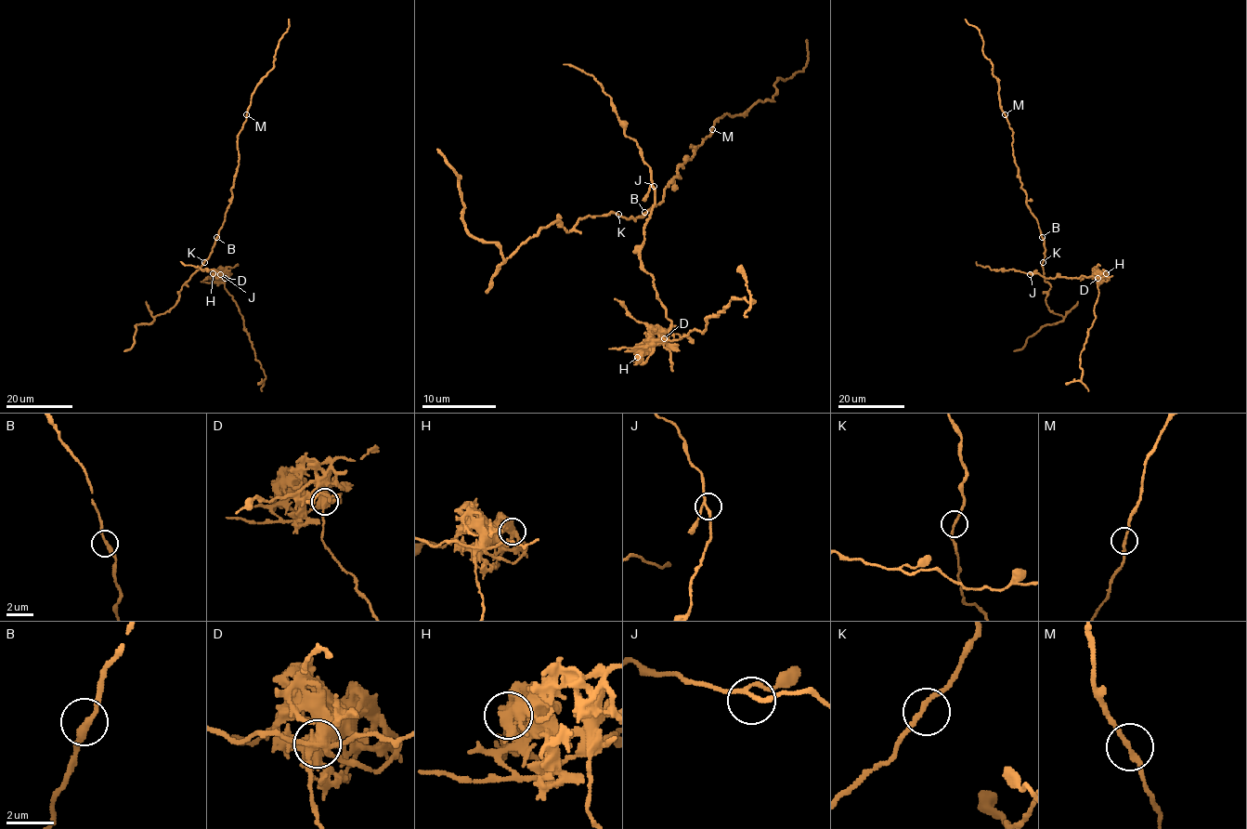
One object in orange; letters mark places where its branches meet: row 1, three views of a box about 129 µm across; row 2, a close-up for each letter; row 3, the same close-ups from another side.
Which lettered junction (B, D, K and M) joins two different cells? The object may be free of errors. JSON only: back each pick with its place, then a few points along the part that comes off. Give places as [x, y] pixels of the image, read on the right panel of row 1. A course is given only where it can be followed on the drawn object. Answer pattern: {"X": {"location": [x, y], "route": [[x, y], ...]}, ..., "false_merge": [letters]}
{"D": {"location": [1097, 278], "route": [[1097, 278], [1081, 275], [1046, 278], [1019, 270], [994, 270], [977, 265], [976, 261]]}, "false_merge": ["D"]}

